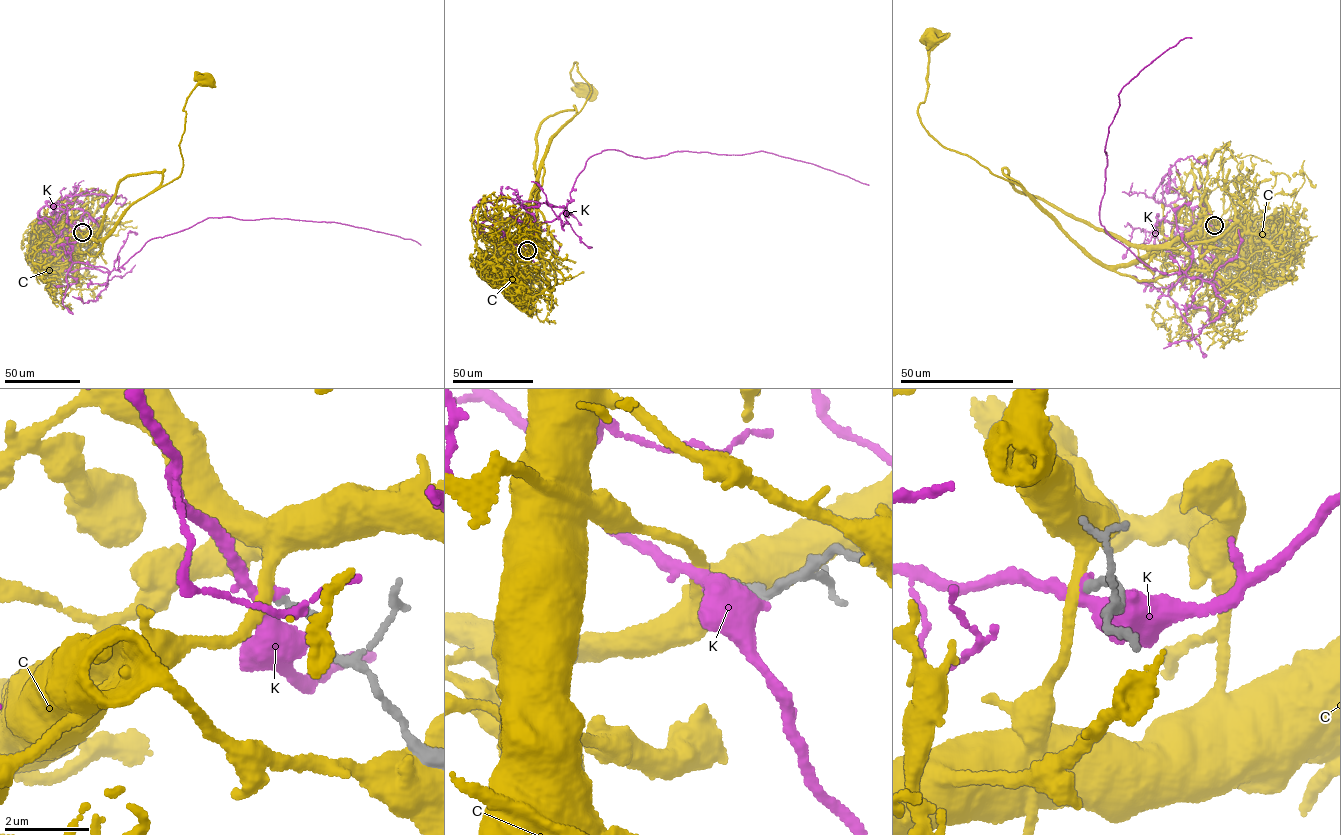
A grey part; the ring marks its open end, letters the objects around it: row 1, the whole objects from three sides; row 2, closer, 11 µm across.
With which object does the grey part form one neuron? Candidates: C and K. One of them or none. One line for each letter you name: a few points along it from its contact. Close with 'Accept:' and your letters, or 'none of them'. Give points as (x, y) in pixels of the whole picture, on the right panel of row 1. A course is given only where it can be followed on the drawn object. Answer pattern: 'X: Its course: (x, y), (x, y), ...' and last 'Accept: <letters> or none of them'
Accept: none of them

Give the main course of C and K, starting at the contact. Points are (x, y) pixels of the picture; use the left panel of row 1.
C: (81, 233), (76, 235), (79, 230), (101, 239), (134, 202), (180, 174), (184, 105), (192, 90), (206, 81)
K: (82, 233), (73, 223), (63, 230), (66, 270), (110, 273), (147, 241), (212, 217), (337, 222), (420, 245)

